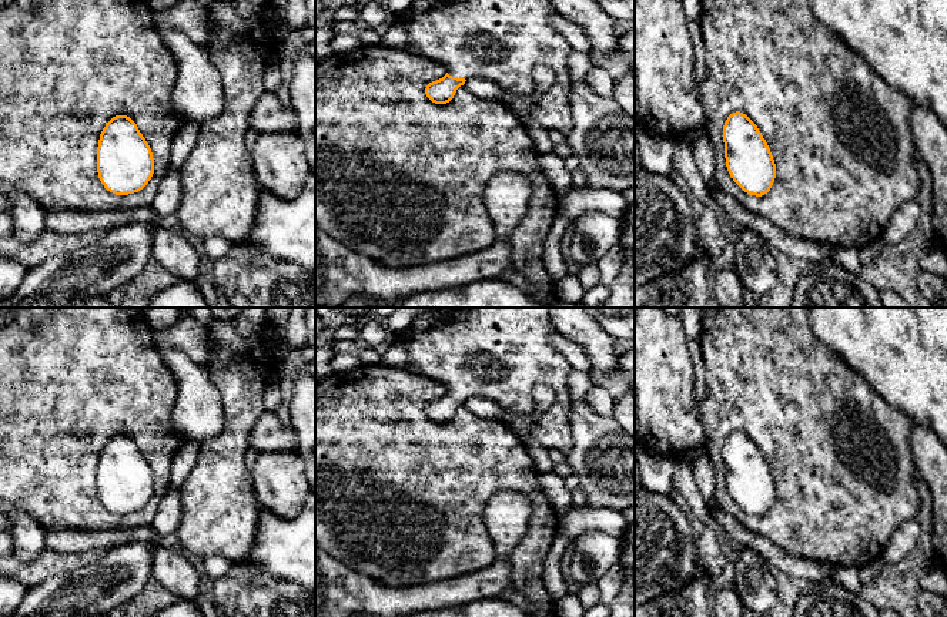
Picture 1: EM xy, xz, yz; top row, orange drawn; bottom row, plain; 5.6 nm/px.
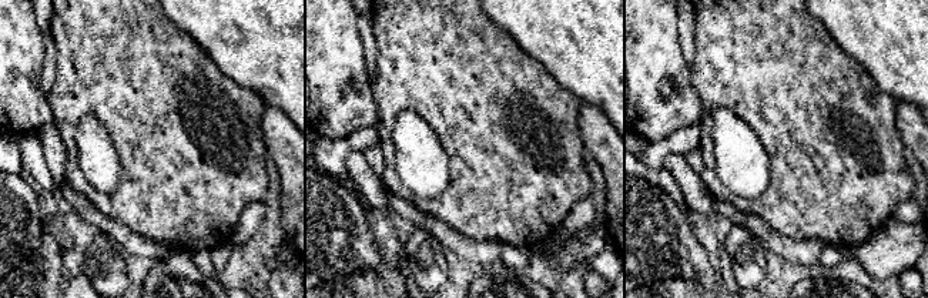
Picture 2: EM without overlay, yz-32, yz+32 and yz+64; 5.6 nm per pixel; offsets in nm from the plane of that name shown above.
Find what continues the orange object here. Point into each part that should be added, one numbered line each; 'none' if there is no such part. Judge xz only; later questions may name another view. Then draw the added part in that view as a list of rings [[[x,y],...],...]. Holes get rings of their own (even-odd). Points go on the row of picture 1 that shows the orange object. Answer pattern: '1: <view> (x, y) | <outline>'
1: xz (499, 40) | [[[414,0],[396,16],[396,23],[405,27],[409,44],[419,54],[441,63],[452,77],[481,77],[512,93],[531,95],[535,94],[533,68],[541,64],[552,68],[556,80],[538,97],[532,115],[542,127],[569,135],[573,130],[569,103],[573,84],[568,71],[572,47],[552,27],[553,14],[551,0]]]

